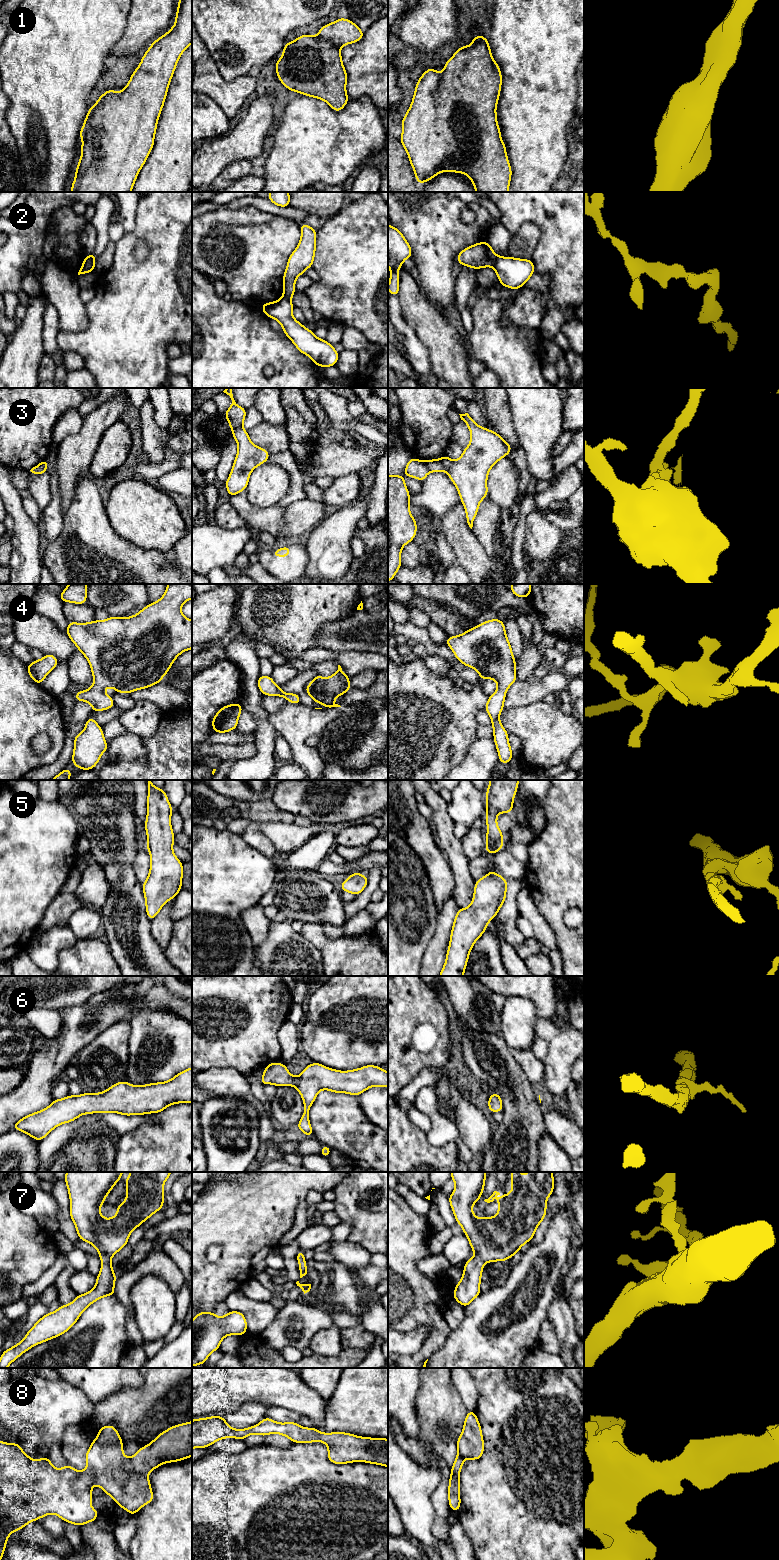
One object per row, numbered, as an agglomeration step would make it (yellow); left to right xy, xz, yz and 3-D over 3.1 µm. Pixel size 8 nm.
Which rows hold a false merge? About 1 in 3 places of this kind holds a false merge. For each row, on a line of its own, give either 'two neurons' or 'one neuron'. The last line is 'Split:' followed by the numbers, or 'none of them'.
1: one neuron
2: two neurons
3: two neurons
4: one neuron
5: one neuron
6: one neuron
7: one neuron
8: one neuron
Split: 2, 3

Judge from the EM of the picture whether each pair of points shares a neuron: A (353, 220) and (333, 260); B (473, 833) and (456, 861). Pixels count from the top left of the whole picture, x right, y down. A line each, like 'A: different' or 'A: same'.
A: same
B: different

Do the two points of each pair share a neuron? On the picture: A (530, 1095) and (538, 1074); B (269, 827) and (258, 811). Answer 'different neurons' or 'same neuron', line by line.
A: different neurons
B: different neurons

